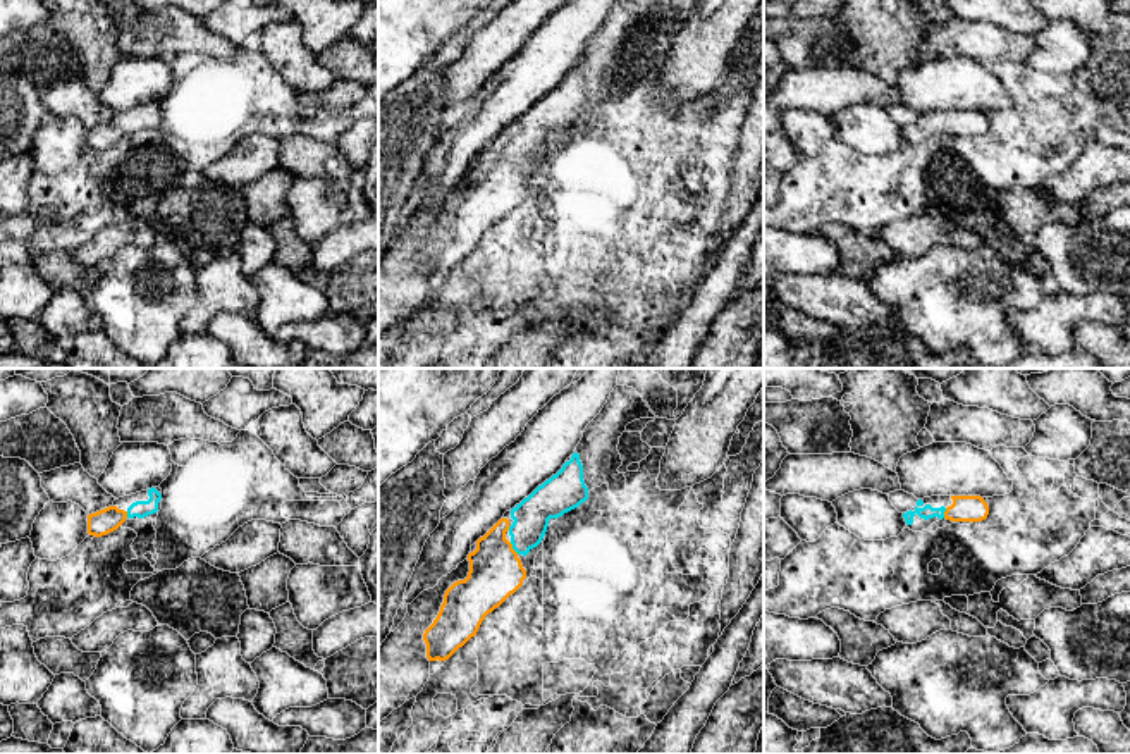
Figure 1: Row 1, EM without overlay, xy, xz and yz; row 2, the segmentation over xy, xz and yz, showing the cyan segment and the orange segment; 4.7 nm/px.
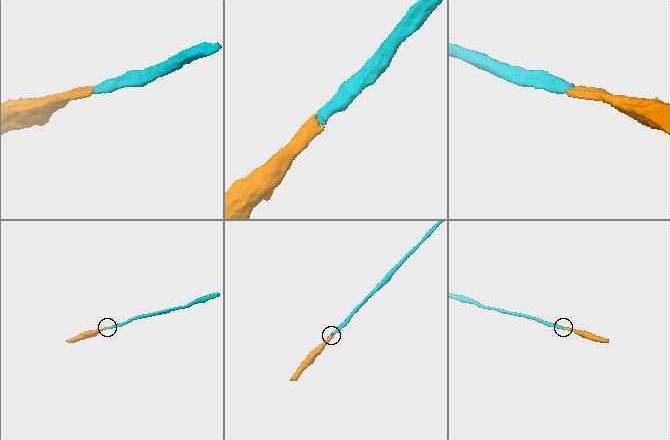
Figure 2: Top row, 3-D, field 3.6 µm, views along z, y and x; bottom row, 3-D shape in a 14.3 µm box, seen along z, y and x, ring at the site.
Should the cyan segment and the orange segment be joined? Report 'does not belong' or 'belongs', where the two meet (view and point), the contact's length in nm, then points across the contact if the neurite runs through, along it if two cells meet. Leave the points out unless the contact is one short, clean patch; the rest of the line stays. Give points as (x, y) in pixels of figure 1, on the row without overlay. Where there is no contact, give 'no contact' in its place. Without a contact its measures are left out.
belongs | xz (513, 162) | 70 nm | across xz (532, 129), (525, 150), (513, 162), (496, 179), (496, 186)

